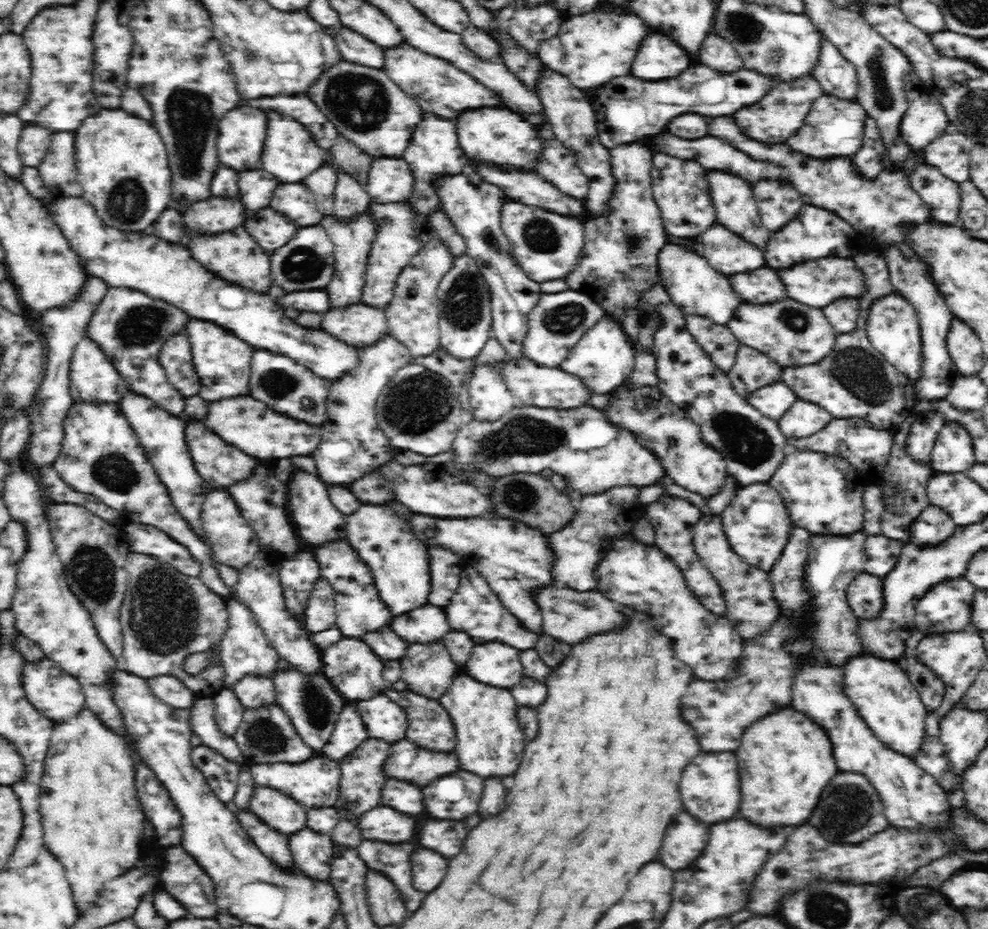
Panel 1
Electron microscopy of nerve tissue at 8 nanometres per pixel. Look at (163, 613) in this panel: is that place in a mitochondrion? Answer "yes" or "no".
yes

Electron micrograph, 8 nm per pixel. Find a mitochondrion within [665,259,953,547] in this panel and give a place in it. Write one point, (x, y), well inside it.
(859, 370)

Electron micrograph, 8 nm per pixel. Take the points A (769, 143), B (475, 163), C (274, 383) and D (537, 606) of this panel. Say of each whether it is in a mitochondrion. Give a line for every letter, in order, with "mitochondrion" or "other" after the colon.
A: other
B: other
C: mitochondrion
D: other

